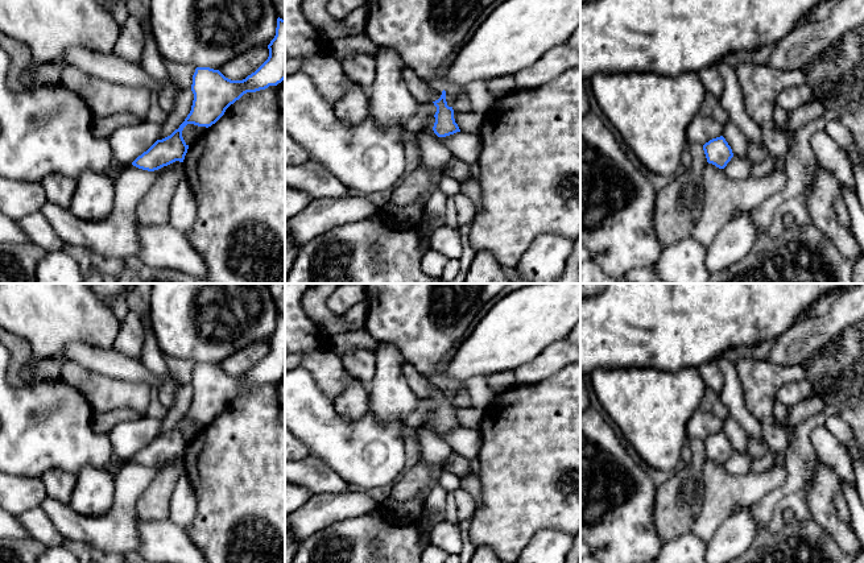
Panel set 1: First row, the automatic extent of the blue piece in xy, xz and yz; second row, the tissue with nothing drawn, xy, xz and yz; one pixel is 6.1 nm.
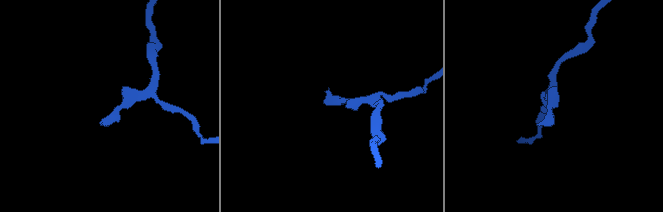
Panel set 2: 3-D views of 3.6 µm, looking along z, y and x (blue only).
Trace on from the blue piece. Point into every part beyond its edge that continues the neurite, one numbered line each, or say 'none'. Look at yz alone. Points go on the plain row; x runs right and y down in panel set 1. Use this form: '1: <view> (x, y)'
none

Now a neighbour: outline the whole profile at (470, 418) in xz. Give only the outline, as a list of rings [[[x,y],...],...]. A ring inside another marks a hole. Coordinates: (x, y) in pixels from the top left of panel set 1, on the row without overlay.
[[[454,407],[455,418],[458,419],[460,427],[479,430],[483,421],[483,410],[474,407]]]

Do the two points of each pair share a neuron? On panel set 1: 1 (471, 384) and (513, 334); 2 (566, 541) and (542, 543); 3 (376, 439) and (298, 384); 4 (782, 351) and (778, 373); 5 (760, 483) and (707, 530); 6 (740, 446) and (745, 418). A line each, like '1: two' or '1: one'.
1: two
2: one
3: one
4: two
5: one
6: two

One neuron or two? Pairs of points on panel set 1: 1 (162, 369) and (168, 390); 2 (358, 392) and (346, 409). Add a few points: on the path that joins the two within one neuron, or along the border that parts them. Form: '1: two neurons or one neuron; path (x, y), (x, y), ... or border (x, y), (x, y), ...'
1: one neuron; path (164, 375), (168, 385)
2: one neuron; path (355, 396), (350, 405)

